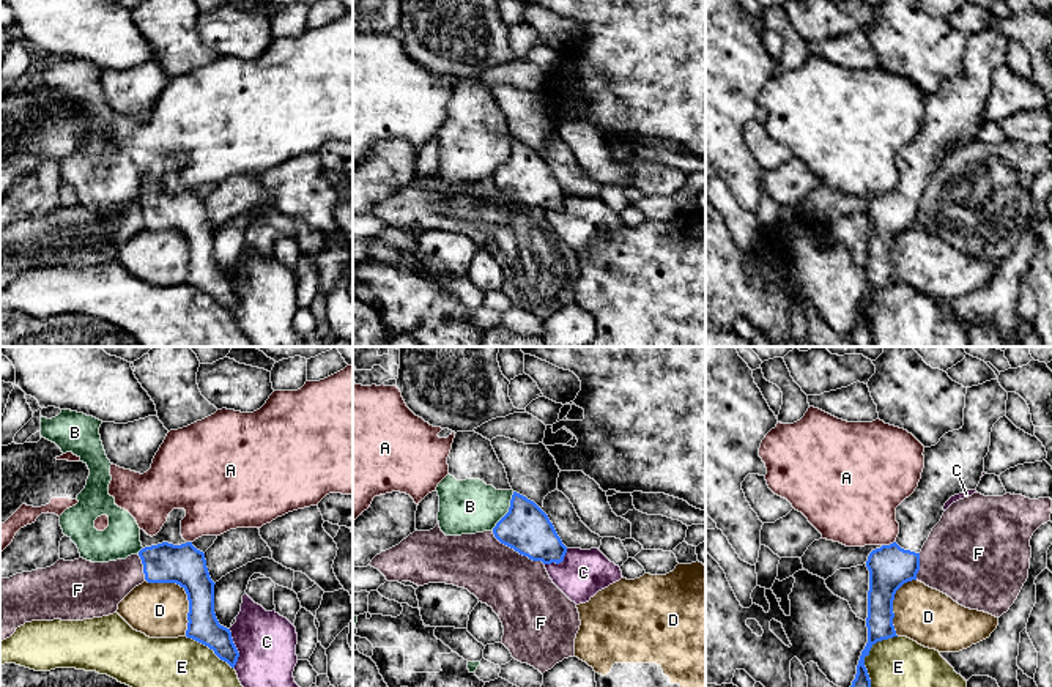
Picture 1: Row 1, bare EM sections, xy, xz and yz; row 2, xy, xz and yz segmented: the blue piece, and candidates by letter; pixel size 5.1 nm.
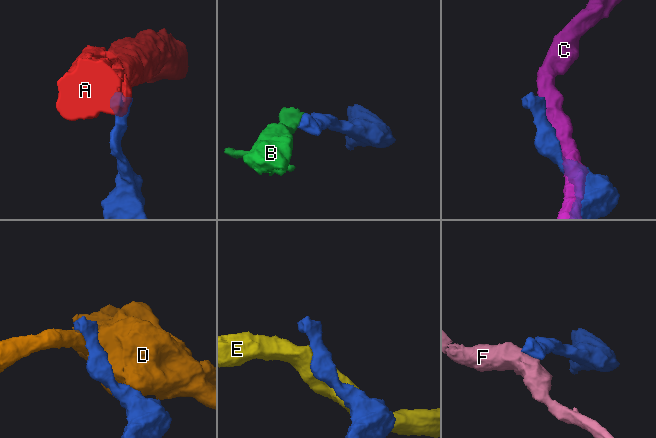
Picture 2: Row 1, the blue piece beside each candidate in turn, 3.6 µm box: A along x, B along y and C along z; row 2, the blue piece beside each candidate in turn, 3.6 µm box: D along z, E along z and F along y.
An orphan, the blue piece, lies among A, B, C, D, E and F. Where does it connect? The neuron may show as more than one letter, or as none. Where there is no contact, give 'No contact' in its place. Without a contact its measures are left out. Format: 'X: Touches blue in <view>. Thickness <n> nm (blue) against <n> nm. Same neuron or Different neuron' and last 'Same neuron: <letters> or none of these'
A: Touches blue in yz. Thickness 220 nm (blue) against 400 nm. Different neuron
B: Touches blue in xz. Thickness 240 nm (blue) against 280 nm. Different neuron
C: Touches blue in xy. Thickness 160 nm (blue) against 300 nm. Different neuron
D: Touches blue in xy. Thickness 200 nm (blue) against 280 nm. Different neuron
E: Touches blue in yz. Thickness 140 nm (blue) against 380 nm. Different neuron
F: Touches blue in xz. Thickness 240 nm (blue) against 340 nm. Different neuron
Same neuron: none of these

